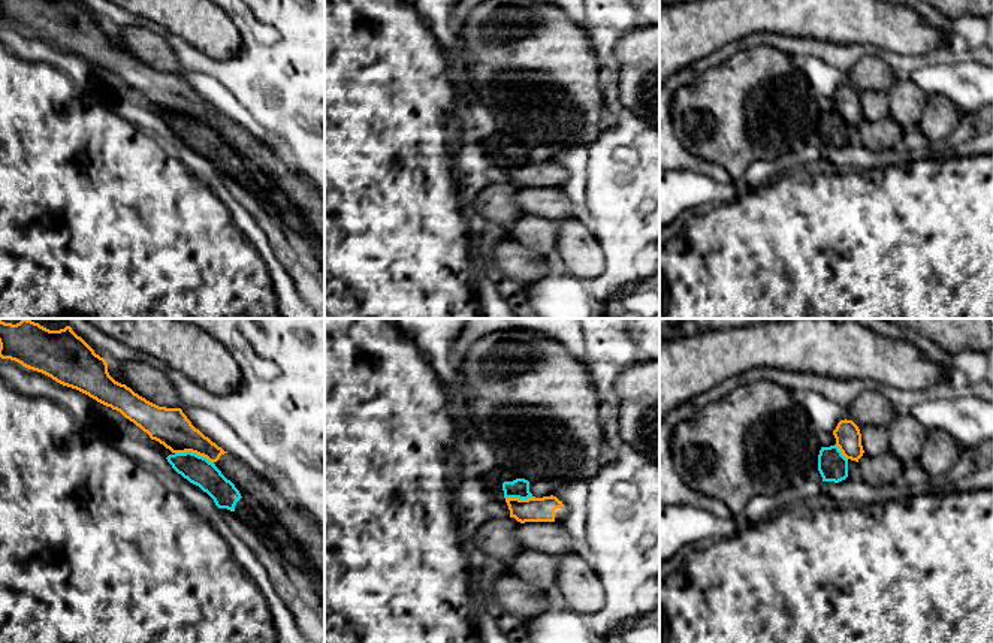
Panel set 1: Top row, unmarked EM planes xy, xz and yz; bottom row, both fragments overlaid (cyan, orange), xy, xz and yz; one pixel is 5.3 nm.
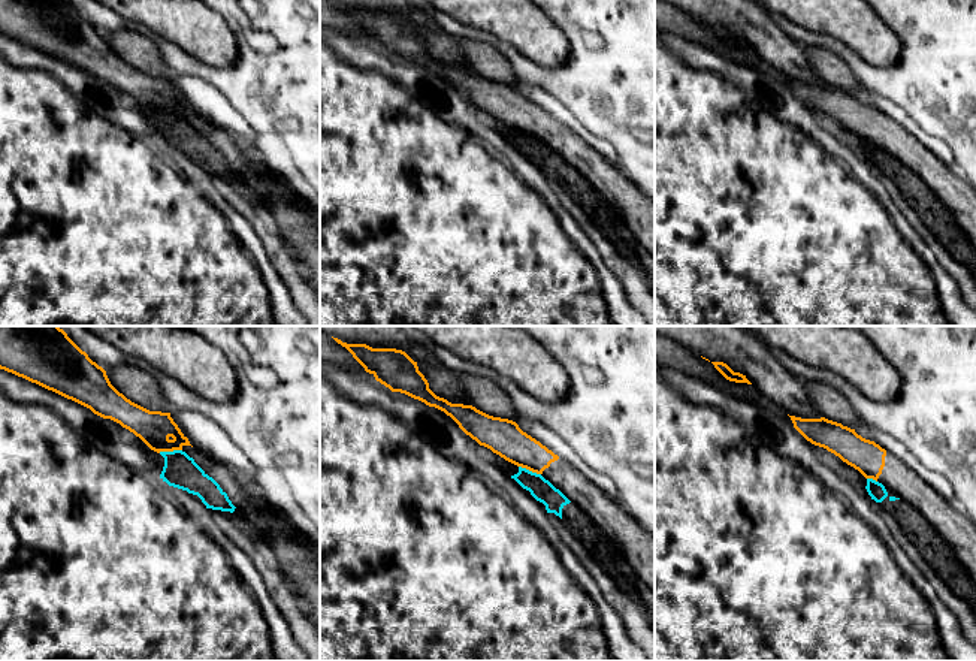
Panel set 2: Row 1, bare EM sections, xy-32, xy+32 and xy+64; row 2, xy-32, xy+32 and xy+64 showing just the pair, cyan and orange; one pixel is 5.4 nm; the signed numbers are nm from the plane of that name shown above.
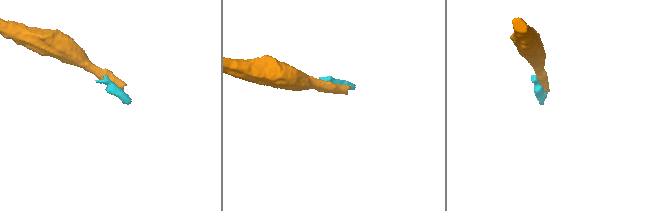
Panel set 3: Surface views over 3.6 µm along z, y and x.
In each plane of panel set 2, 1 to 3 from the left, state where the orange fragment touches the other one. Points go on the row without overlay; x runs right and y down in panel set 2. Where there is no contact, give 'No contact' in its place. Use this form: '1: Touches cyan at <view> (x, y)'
1: Touches cyan at xy-32 (169, 117)
2: Touches cyan at xy+32 (528, 135)
3: Touches cyan at xy+64 (872, 144)

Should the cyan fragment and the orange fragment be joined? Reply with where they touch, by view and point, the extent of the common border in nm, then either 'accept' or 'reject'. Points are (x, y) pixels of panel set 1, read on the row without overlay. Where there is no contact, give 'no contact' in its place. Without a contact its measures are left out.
xy (195, 118) | 220 nm | reject

